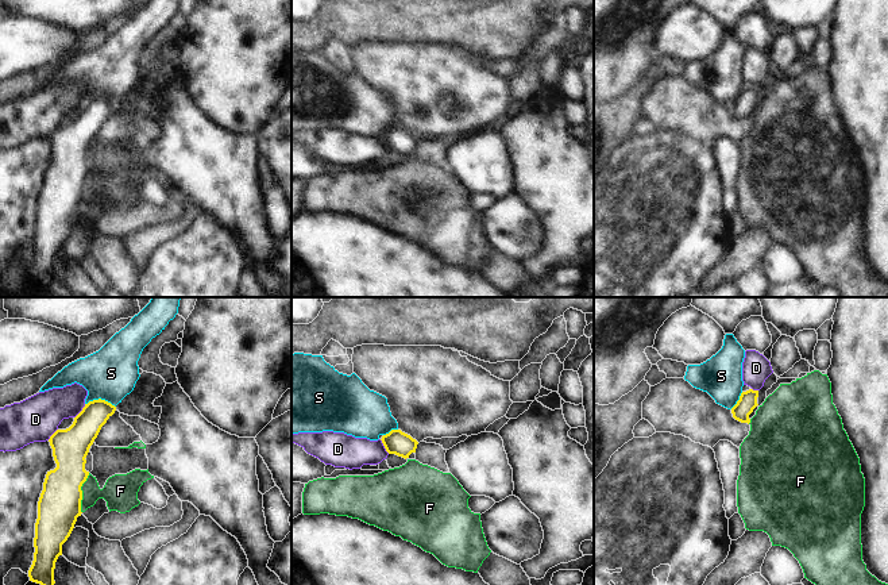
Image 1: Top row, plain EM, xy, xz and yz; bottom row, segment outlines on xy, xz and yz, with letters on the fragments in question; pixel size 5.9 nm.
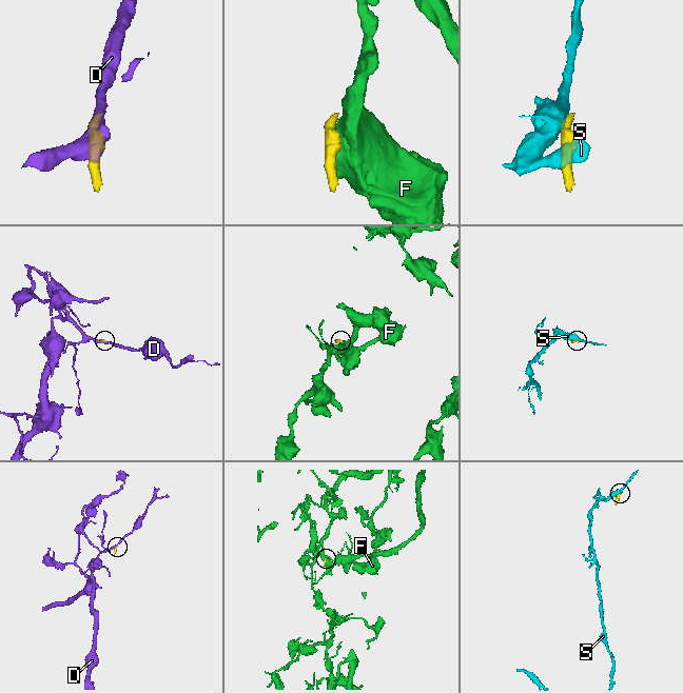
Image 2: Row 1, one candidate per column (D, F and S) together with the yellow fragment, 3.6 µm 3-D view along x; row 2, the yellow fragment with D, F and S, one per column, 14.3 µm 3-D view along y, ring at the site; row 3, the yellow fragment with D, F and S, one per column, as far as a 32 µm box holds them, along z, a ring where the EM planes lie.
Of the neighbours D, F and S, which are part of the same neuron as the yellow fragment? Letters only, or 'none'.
none

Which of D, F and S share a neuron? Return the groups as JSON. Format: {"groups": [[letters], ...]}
{"groups": [["D"], ["F"], ["S"]]}

